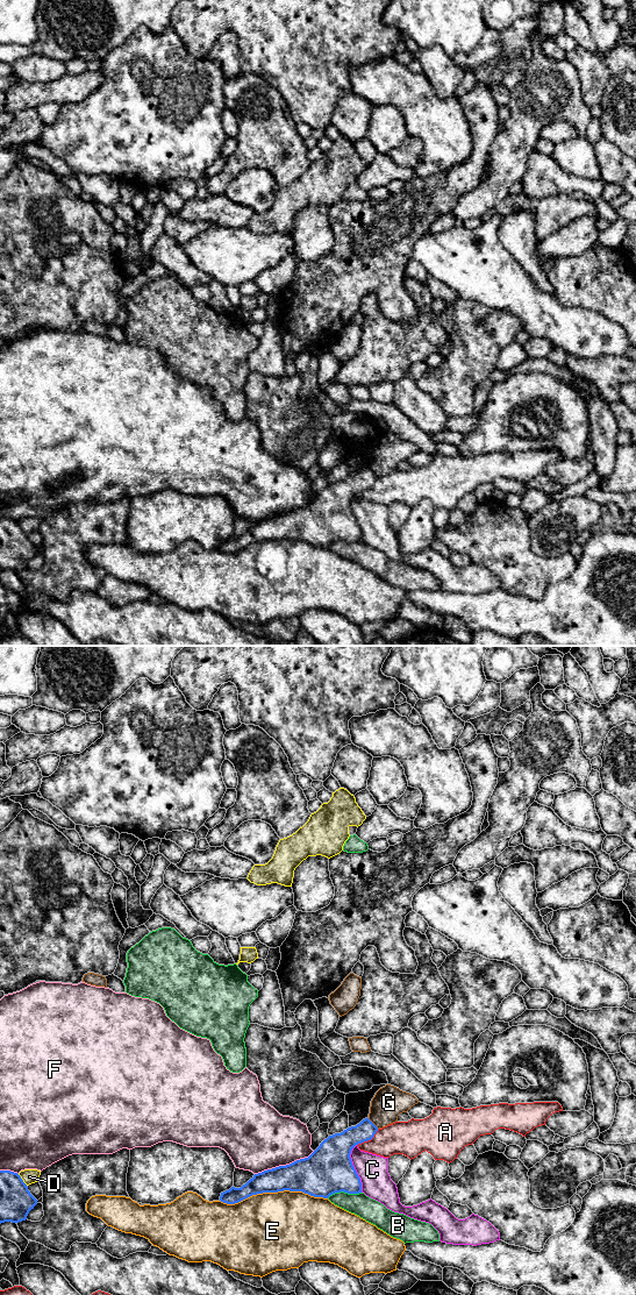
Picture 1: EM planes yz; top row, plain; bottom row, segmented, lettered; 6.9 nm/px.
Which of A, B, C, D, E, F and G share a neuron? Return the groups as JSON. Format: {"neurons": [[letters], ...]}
{"neurons": [["A"], ["B"], ["C"], ["D"], ["E"], ["F"], ["G"]]}

